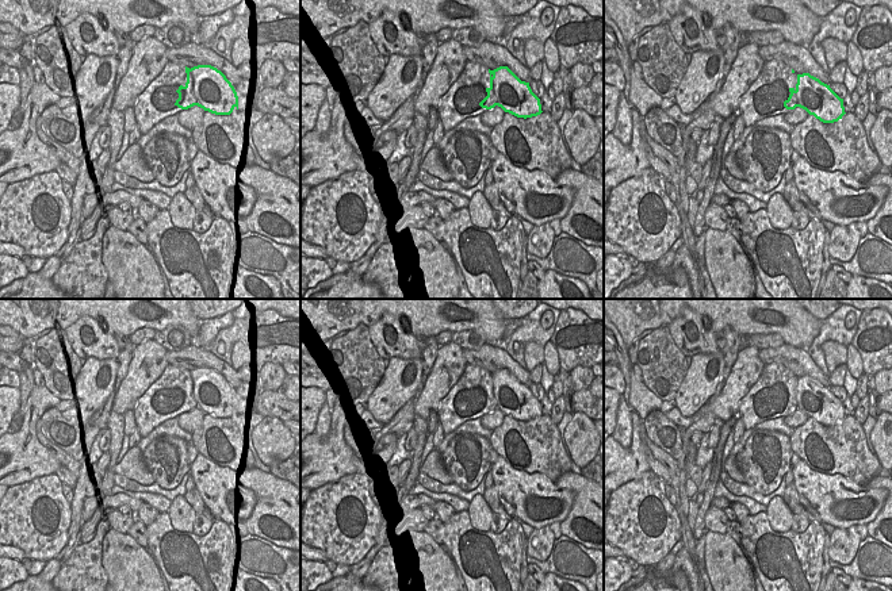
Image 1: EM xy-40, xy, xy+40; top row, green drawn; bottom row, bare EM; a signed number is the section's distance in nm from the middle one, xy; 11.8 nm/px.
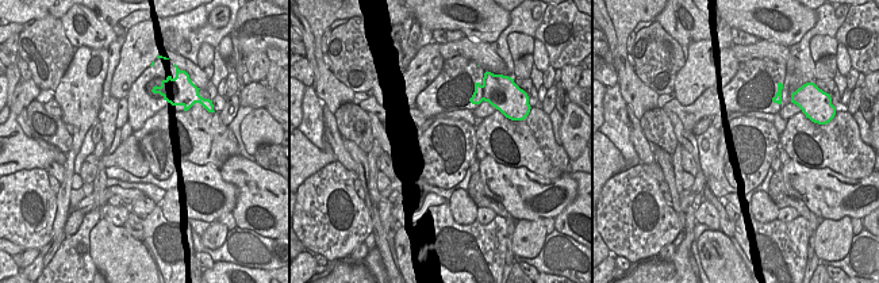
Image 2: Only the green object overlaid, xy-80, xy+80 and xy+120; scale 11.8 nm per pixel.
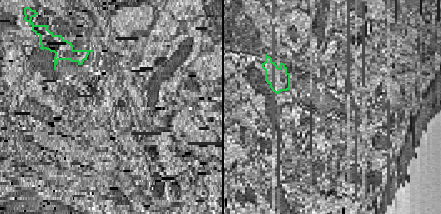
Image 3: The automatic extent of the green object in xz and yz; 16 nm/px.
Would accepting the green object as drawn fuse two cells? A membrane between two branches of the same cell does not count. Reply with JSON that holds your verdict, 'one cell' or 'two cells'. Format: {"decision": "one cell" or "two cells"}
{"decision": "one cell"}

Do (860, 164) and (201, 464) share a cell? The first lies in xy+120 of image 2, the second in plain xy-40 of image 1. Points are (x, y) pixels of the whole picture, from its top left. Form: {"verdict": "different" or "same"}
{"verdict": "different"}

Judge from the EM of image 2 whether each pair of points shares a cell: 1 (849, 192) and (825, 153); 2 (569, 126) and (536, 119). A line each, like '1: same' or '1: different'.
1: different
2: different

